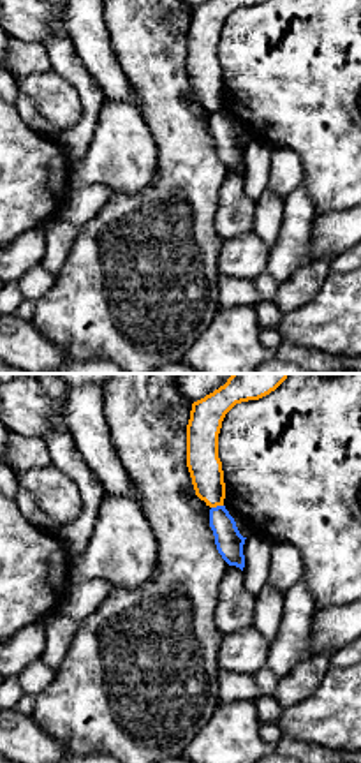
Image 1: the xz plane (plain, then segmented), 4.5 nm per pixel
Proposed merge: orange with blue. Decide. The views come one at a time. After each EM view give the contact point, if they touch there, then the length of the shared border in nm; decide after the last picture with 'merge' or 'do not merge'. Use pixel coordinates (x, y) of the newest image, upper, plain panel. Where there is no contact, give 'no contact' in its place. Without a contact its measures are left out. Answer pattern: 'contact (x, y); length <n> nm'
contact (217, 110); length 60 nm

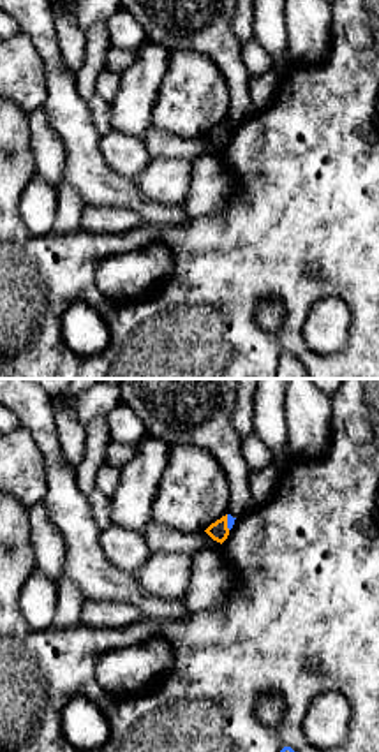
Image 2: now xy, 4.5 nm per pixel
contact (226, 127); length 70 nm

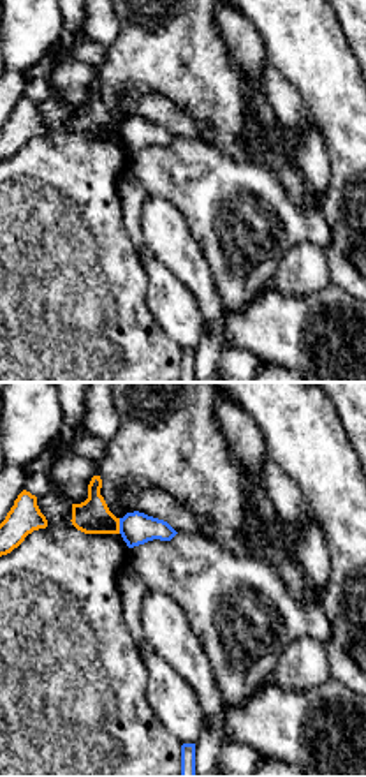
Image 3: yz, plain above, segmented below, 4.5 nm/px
contact (118, 131); length 70 nm

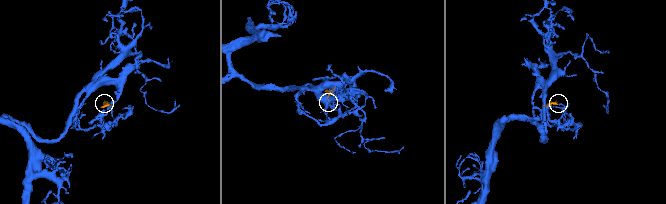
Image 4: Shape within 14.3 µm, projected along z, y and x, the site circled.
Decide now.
do not merge

